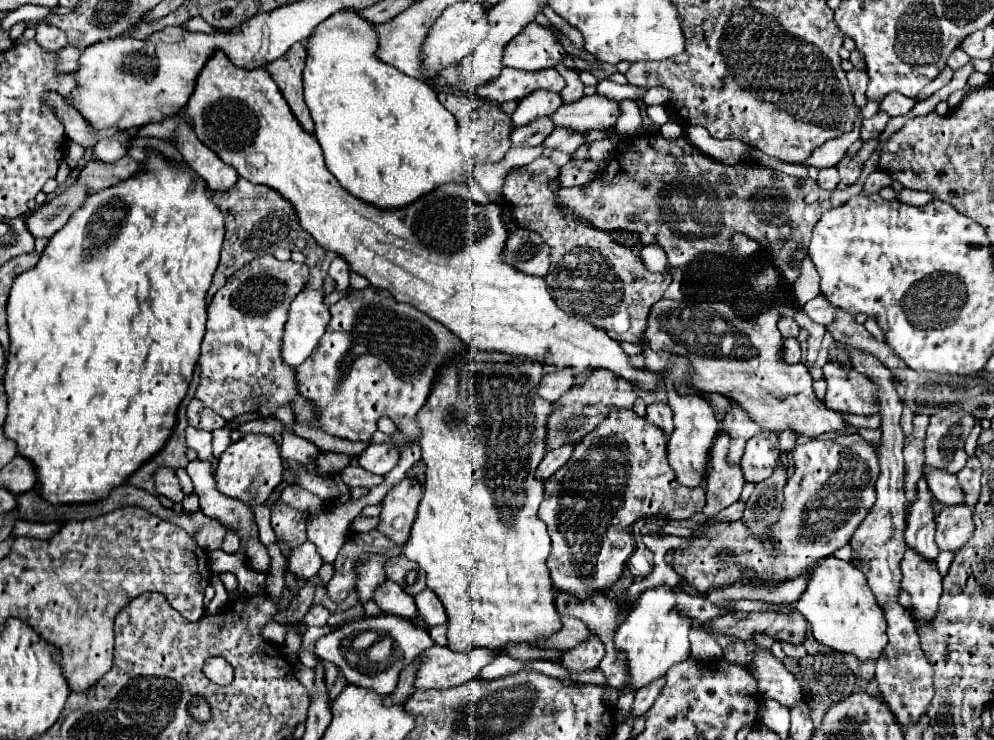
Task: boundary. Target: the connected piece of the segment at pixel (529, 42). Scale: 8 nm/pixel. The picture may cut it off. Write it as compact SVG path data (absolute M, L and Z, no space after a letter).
M528 23L528 27L524 27L520 35L504 47L502 65L522 71L540 71L554 67L564 57L566 51L550 29L538 23Z

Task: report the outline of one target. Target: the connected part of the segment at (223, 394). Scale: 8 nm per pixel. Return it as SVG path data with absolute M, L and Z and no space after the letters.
M264 255L236 271L232 279L214 295L208 307L206 335L200 355L200 385L196 397L224 419L232 421L246 413L274 415L284 403L290 403L294 417L302 425L316 427L310 419L316 415L306 399L296 391L294 369L280 357L284 323L292 299L304 289L308 267L294 261L278 261Z

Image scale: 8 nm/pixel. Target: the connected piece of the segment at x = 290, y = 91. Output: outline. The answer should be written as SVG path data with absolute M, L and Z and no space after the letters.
M302 45L302 53L300 55L284 55L272 63L266 65L266 71L270 73L270 77L276 81L276 85L280 87L286 103L290 105L294 117L298 119L300 127L308 133L314 133L314 123L310 117L310 111L304 103L304 95L302 95L302 71L306 65L306 47Z

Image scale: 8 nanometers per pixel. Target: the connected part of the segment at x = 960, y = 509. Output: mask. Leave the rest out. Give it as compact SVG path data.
M944 505L944 509L936 517L936 545L940 551L960 551L972 537L972 531L974 521L968 505Z

